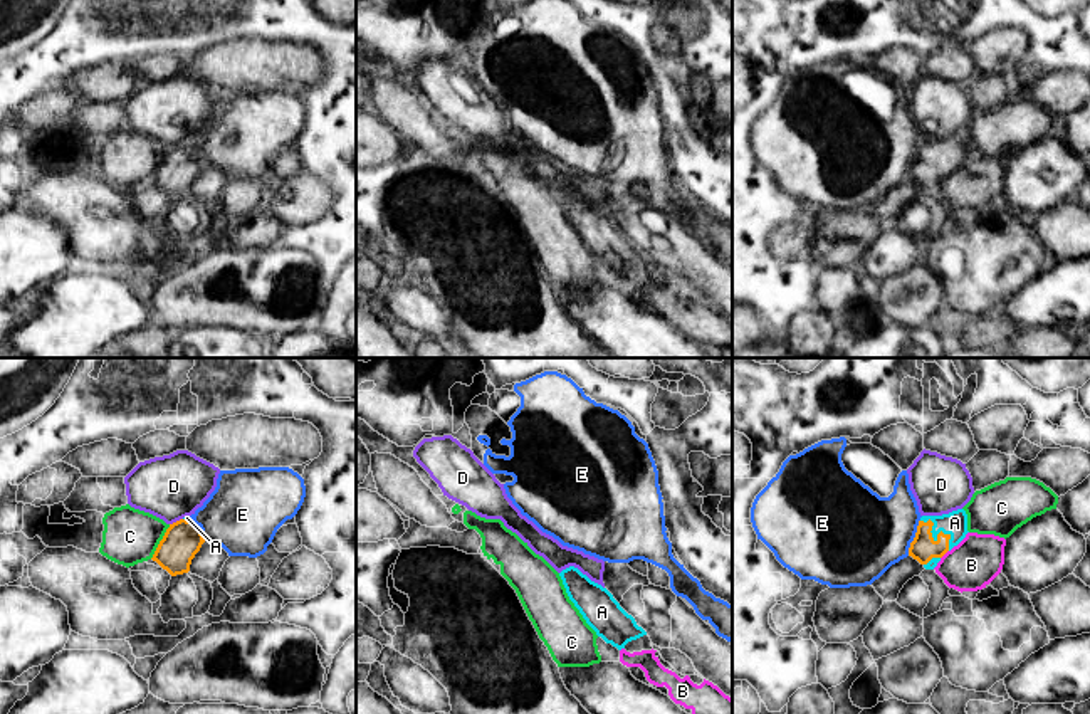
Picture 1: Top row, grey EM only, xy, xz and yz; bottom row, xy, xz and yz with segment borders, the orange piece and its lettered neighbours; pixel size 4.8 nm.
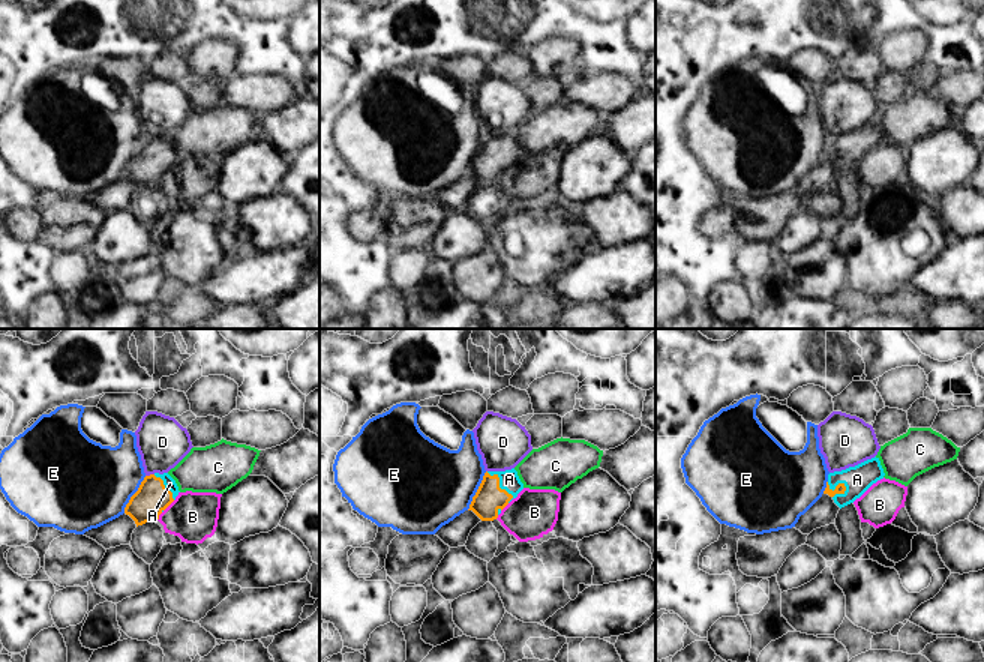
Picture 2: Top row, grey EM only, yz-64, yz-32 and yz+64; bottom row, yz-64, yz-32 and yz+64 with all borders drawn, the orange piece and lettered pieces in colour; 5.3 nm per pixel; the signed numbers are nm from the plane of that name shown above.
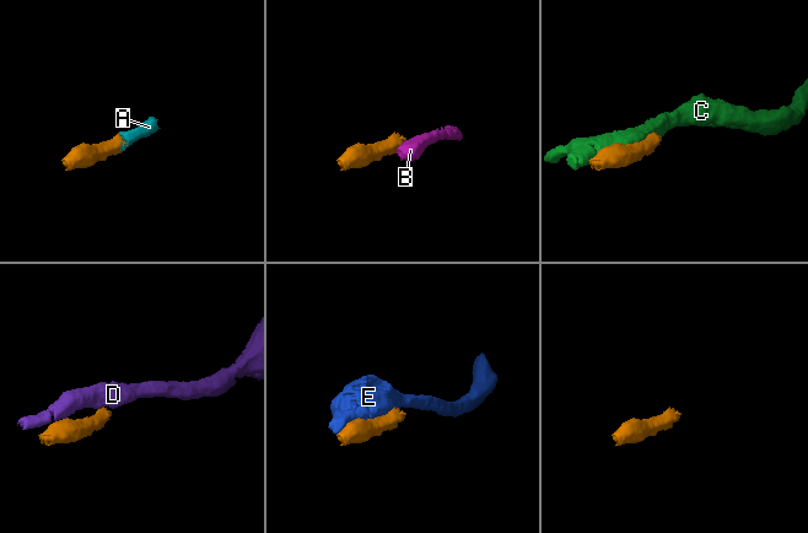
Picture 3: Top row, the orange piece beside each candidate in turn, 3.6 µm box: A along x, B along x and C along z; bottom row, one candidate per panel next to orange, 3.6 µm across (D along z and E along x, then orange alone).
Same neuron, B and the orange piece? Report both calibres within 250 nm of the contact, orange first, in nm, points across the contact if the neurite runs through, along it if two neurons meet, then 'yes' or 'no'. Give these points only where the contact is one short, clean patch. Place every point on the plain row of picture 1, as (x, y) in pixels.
120 nm thick on the orange side, 240 nm on the other; border along yz (948, 173), (941, 182); no

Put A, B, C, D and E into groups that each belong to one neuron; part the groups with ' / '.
A / B / C / D / E

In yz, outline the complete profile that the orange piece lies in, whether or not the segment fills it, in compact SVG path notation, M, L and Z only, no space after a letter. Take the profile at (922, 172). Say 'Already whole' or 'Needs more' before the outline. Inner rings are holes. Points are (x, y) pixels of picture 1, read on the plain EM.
Needs more. M964 133L942 139L922 139L909 171L909 180L925 193L934 193L941 181L957 170L967 158L967 138Z

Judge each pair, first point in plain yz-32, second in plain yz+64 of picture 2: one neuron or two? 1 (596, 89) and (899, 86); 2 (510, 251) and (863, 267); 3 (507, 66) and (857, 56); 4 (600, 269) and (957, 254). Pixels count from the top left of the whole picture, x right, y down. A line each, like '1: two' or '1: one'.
1: two
2: one
3: one
4: one

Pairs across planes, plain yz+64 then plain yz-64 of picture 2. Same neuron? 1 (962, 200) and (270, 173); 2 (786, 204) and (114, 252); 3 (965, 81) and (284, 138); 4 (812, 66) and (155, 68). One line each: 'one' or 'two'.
1: two
2: two
3: two
4: two

